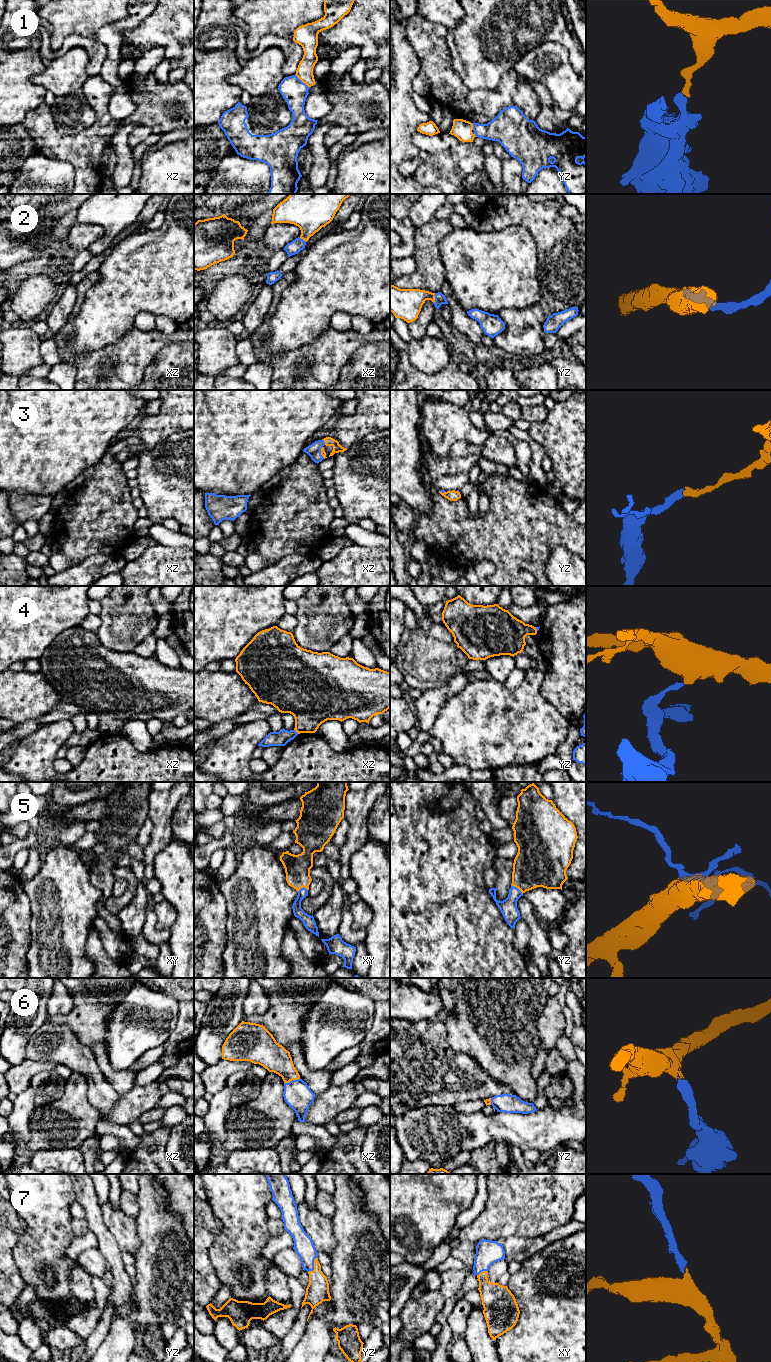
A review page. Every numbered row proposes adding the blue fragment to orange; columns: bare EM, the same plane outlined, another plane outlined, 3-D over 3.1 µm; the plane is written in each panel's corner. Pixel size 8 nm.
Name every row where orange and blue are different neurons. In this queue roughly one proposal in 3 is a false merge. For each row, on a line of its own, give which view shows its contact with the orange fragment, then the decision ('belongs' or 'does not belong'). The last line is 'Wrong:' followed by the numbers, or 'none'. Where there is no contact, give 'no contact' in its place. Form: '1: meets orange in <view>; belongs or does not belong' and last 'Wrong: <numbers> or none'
1: meets orange in xz; does not belong
2: meets orange in yz; belongs
3: meets orange in xz; belongs
4: meets orange in xz; does not belong
5: meets orange in yz; belongs
6: meets orange in xz; belongs
7: meets orange in yz; belongs
Wrong: 1, 4

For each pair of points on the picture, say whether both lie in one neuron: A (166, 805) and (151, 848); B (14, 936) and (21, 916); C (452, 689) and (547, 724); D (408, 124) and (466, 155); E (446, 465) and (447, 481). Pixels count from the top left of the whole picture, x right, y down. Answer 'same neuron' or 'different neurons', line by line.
A: same neuron
B: same neuron
C: different neurons
D: different neurons
E: different neurons

